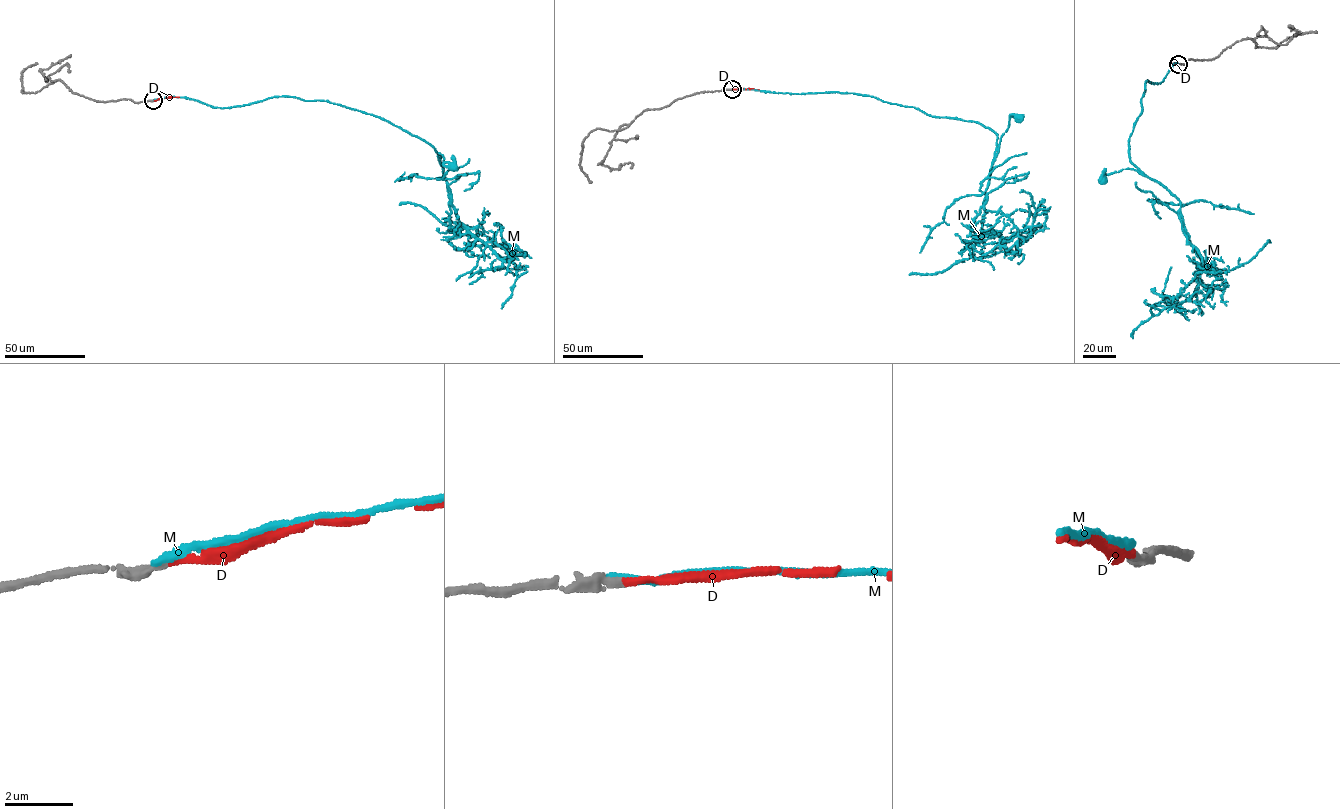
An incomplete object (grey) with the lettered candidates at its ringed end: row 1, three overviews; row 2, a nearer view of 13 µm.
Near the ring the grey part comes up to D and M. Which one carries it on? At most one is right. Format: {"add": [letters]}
{"add": ["D"]}

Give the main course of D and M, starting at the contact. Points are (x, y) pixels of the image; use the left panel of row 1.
D: (153, 100), (179, 97)
M: (153, 100), (186, 97), (228, 108), (274, 96), (328, 101), (399, 127), (428, 143), (453, 168)

